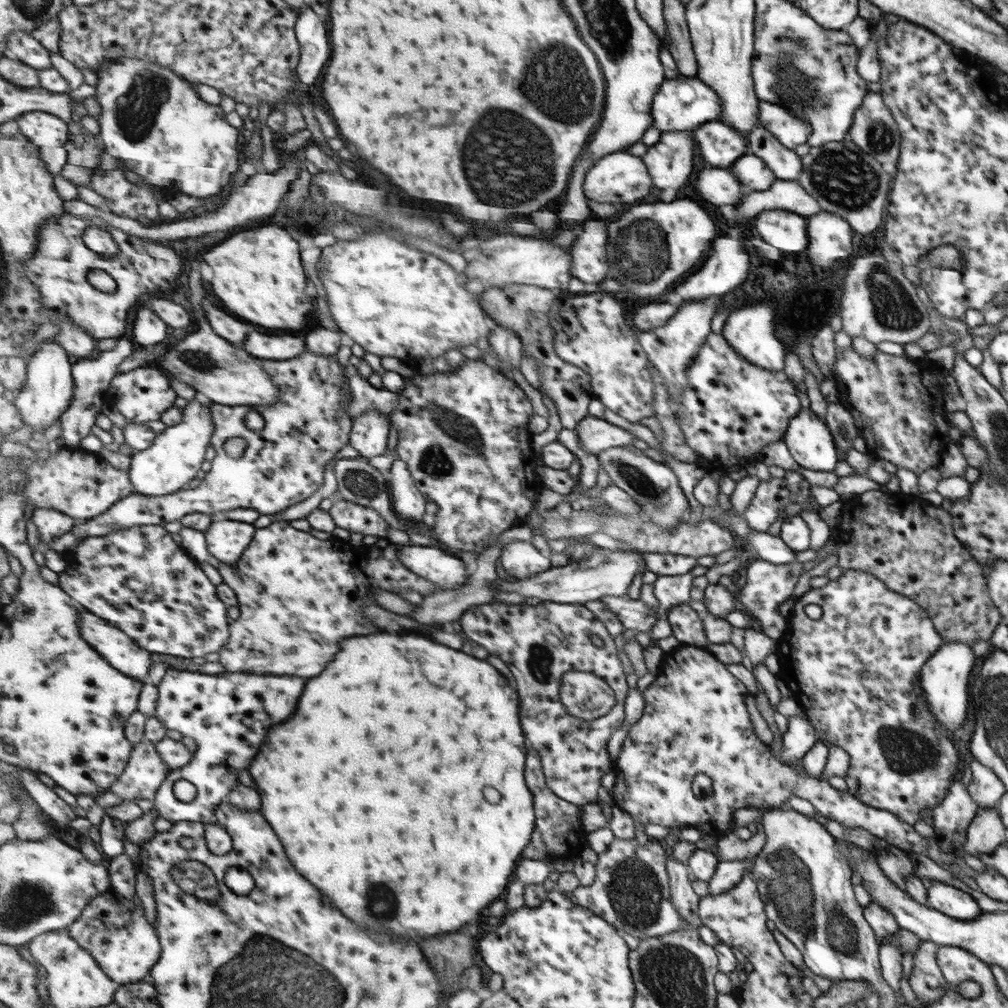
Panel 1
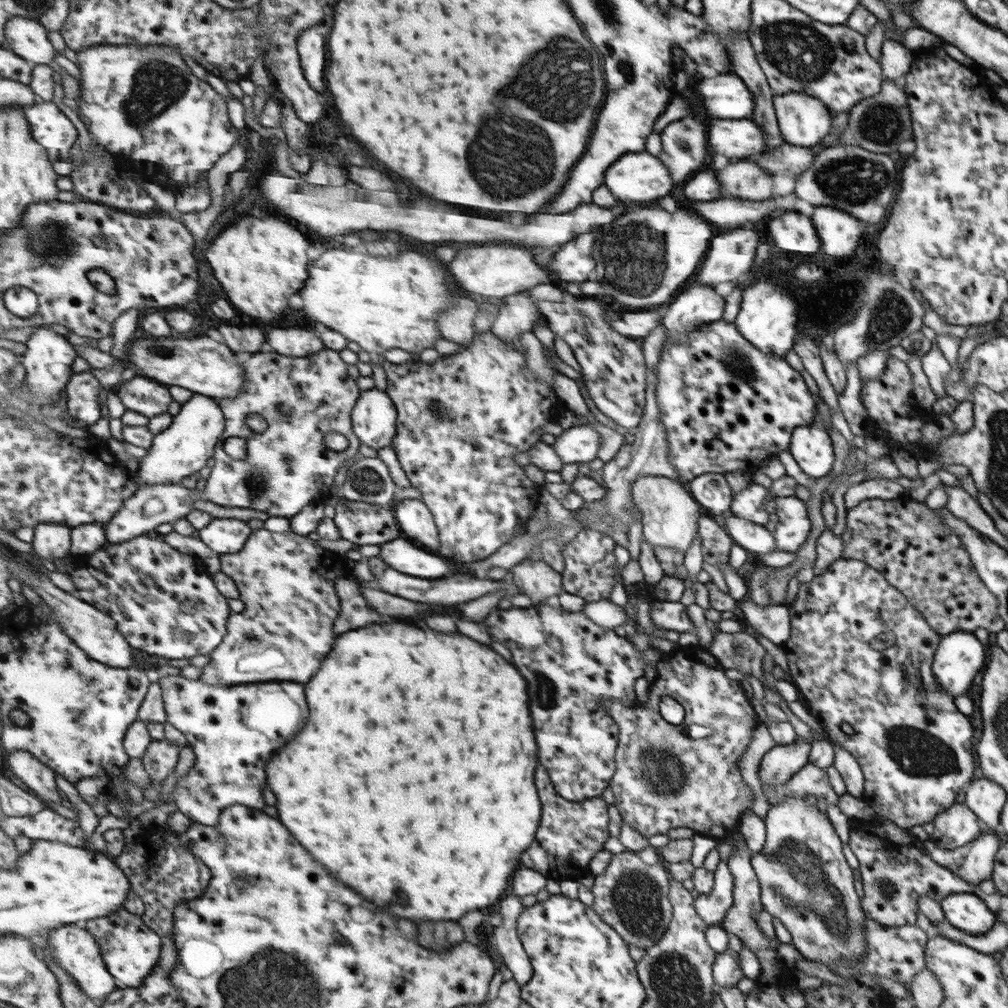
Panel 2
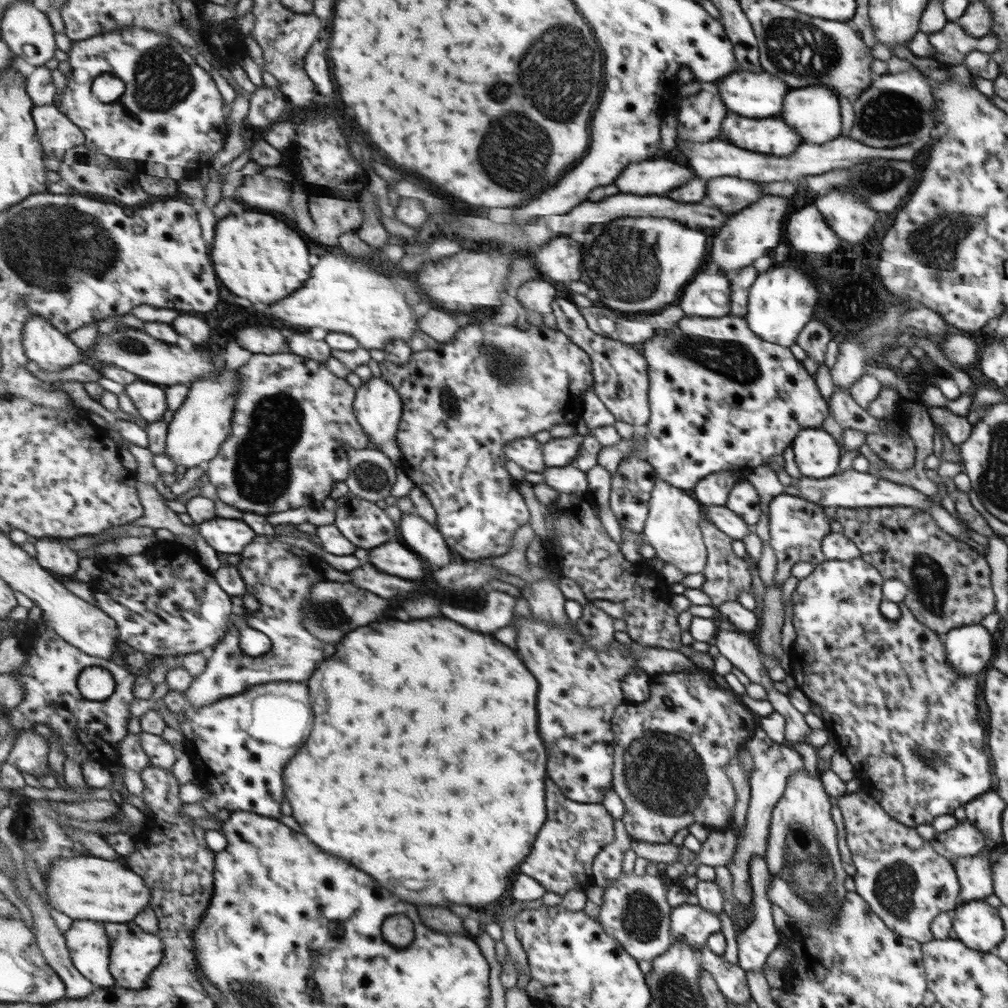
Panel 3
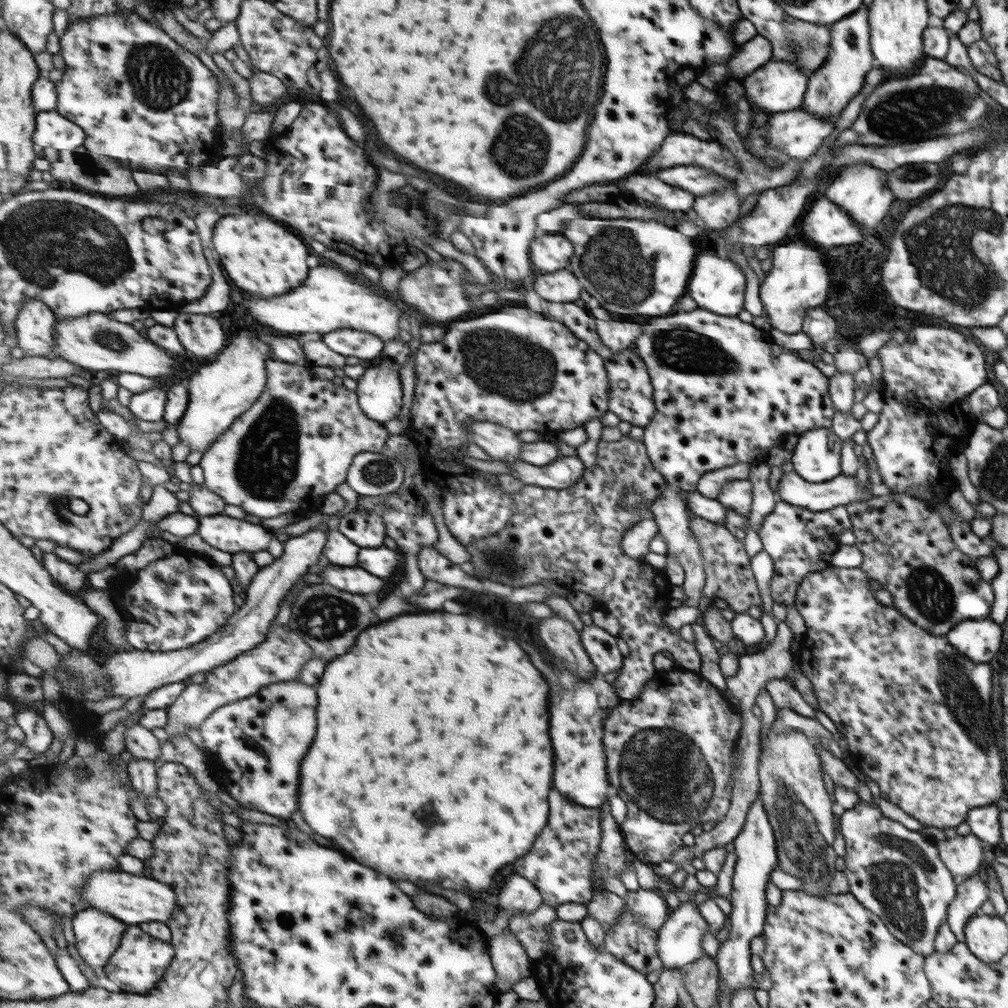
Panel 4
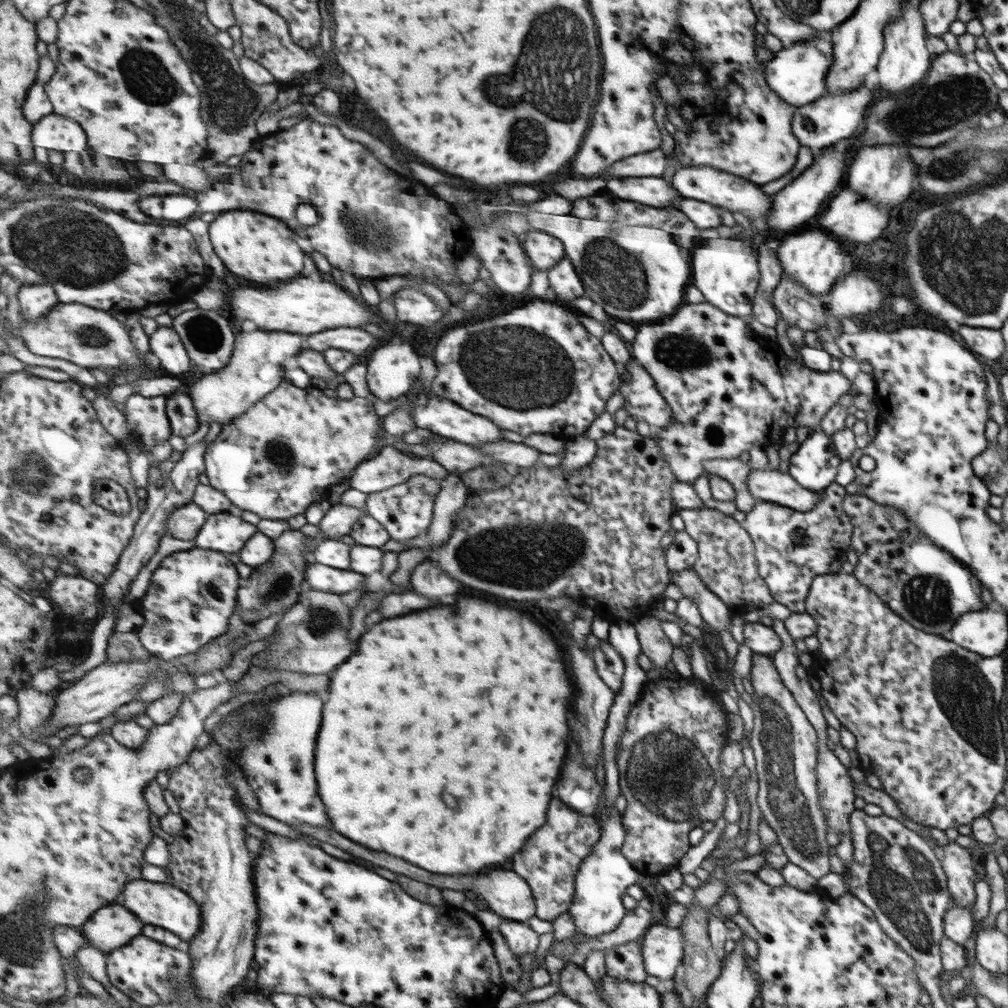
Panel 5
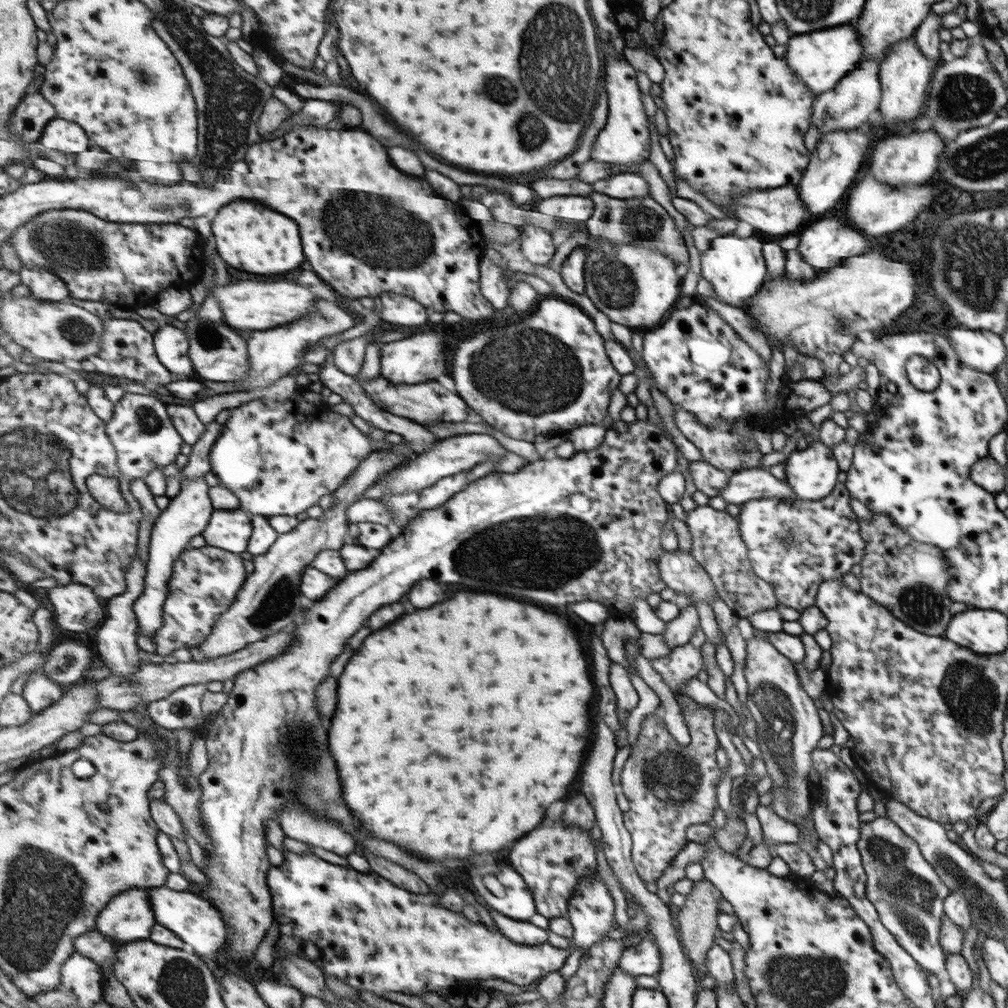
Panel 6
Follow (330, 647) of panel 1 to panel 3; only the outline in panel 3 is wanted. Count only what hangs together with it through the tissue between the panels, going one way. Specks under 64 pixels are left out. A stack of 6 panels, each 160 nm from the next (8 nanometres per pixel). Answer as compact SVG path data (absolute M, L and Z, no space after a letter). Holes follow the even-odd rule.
M274 534L257 535L240 555L240 559L237 568L247 584L247 592L260 603L247 625L271 636L273 650L260 657L250 657L241 648L240 630L232 623L228 635L216 645L214 652L208 654L205 670L193 679L186 690L189 703L199 709L215 705L217 701L229 696L241 695L247 692L245 688L251 686L277 680L310 680L319 662L325 658L321 642L305 626L303 613L303 609L309 605L313 588L325 580L319 572L317 556L311 556L305 561L305 557L299 557L291 551L289 543L280 542Z

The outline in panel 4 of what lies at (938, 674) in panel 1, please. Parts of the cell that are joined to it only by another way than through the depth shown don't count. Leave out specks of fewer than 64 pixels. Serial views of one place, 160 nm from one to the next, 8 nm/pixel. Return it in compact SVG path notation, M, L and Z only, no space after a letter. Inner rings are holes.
M965 620L947 633L948 643L969 660L989 662L999 650L1001 628L993 620Z

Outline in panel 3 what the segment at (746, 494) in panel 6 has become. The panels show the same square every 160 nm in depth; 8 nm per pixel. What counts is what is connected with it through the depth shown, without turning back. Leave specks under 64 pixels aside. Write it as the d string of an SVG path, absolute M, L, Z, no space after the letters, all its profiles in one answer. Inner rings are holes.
M851 467L847 470L837 473L833 476L828 476L825 479L812 479L809 477L800 476L796 481L792 481L798 496L811 502L817 506L824 508L869 508L882 506L908 506L917 507L922 511L927 511L936 520L936 523L946 533L949 533L954 538L959 538L961 534L969 538L965 529L957 523L955 517L945 511L945 507L939 507L939 504L932 502L932 498L923 495L919 491L906 485L899 485L885 479L875 477L871 473L857 472Z

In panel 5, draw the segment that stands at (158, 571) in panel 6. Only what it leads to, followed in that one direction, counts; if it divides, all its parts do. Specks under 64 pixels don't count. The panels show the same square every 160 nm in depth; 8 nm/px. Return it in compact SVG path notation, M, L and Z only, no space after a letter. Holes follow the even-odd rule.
M195 501L184 504L180 509L175 509L171 513L167 521L166 534L179 540L193 540L201 532L209 515Z

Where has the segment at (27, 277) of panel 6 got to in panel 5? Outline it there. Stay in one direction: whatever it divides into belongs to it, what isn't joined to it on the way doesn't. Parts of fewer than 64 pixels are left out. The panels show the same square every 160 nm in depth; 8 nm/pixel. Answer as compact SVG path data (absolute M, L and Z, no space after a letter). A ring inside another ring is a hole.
M51 284L22 285L18 294L25 319L36 321L60 303L56 288Z

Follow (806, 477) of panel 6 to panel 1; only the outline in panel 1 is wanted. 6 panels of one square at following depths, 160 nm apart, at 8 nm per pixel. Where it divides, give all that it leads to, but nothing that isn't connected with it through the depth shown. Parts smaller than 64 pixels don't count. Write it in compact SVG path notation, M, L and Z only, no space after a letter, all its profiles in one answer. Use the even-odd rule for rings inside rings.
M802 408L790 419L782 441L801 468L831 472L837 462L831 434L811 410Z

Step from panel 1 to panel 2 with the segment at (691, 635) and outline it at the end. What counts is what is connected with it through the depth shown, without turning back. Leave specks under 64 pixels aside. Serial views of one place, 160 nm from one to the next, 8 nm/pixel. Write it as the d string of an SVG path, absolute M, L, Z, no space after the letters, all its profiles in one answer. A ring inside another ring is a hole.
M653 601L649 607L649 617L653 625L661 631L685 632L692 624L686 614L686 606L677 602Z

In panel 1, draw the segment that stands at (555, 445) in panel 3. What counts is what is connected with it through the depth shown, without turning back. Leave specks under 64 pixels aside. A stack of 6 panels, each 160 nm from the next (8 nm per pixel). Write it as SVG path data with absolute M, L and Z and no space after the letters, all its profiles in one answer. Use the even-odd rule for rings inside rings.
M588 416L576 428L580 443L591 454L601 454L615 446L633 444L634 435L630 430L621 428L607 419Z

